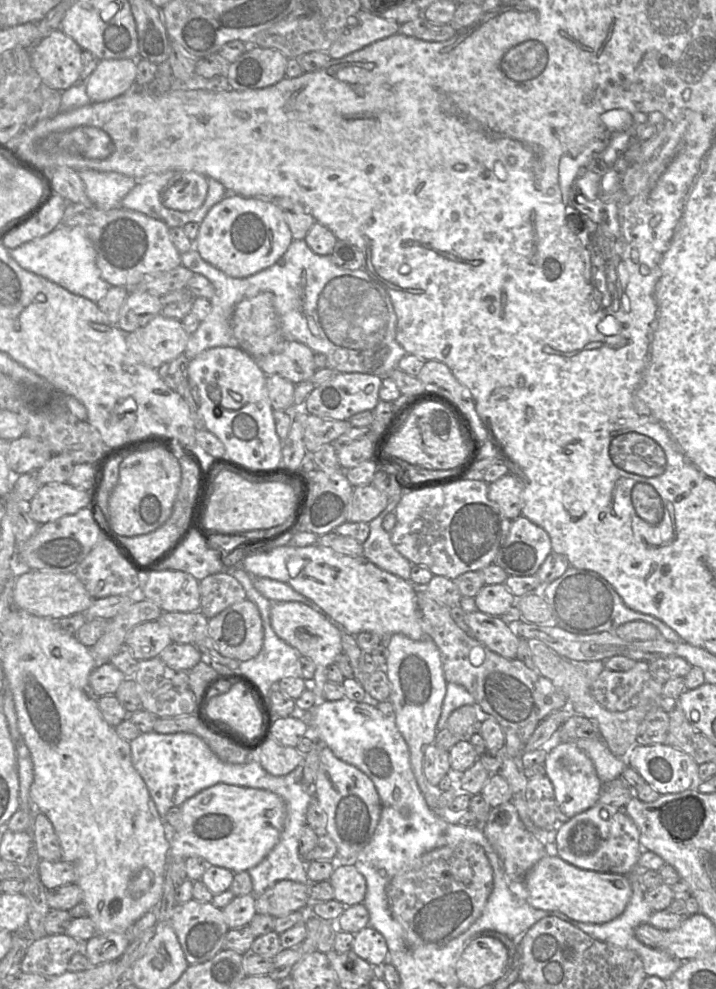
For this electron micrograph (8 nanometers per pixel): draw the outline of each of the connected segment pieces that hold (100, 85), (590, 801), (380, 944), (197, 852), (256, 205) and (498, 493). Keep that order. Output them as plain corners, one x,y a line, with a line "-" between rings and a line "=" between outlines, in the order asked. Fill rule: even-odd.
136,59
100,60
85,82
91,102
104,102
133,90
137,75
=
574,741
561,742
549,749
543,765
554,788
558,823
565,823
598,803
602,782
591,759
=
370,926
354,934
352,950
377,969
381,968
389,957
389,950
384,936
=
217,783
208,787
181,805
177,826
170,832
169,861
175,857
199,856
210,865
225,867
234,873
248,871
258,865
276,846
287,817
284,800
269,790
=
227,194
200,223
194,248
204,261
233,278
251,276
275,264
293,237
284,213
274,200
=
507,474
493,483
488,483
488,498
497,504
503,515
511,521
522,516
523,490
520,481
512,474

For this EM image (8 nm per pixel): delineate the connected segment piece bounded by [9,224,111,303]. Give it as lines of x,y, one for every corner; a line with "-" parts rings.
61,224
48,235
9,250
9,254
26,271
42,276
72,294
87,298
94,303
102,299
111,287
101,277
92,243
79,226

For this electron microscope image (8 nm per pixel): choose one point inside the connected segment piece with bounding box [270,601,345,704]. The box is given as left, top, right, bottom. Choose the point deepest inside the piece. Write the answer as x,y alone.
316,636

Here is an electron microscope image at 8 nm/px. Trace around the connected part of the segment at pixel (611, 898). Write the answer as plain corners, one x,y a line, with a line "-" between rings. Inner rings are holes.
546,855
527,873
523,881
526,901
545,911
559,911
568,917
589,924
607,923
620,916
632,896
627,875
580,869
558,855

